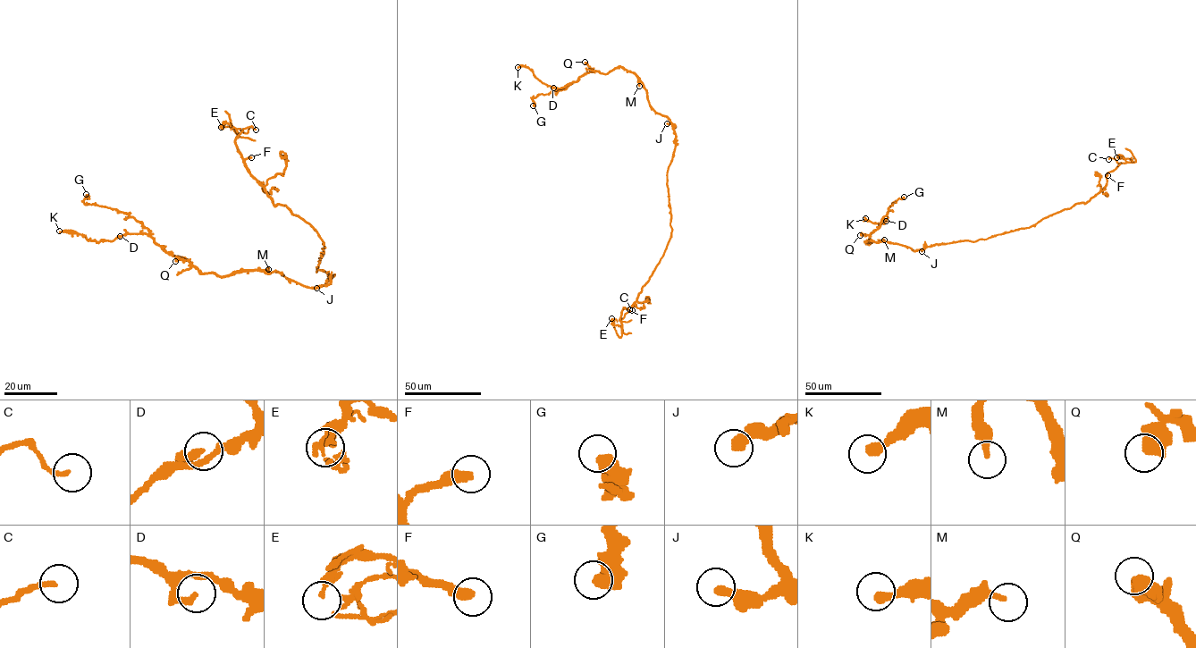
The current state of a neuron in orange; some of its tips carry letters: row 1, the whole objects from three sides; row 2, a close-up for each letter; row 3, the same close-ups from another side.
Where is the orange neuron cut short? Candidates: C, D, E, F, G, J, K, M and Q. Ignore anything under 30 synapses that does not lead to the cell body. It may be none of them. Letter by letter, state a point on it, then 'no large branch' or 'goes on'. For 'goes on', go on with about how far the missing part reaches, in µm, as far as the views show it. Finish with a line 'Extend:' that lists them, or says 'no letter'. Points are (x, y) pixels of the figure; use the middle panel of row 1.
C: (632, 310) | no large branch
D: (553, 88) | no large branch
E: (611, 318) | no large branch
F: (629, 309) | goes on | 15 µm
G: (533, 105) | no large branch
J: (667, 123) | no large branch
K: (517, 67) | goes on | 30 µm
M: (639, 86) | no large branch
Q: (585, 62) | no large branch
Extend: F, K

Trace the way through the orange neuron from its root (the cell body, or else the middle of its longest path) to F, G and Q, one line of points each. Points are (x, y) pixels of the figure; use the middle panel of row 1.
F: (672, 155), (667, 172), (670, 237), (636, 300), (625, 307), (629, 309)
G: (672, 155), (672, 123), (651, 105), (639, 79), (619, 66), (585, 73), (565, 89), (532, 97), (533, 105)
Q: (672, 155), (676, 134), (672, 123), (651, 105), (639, 79), (619, 66), (606, 73), (593, 71), (585, 62)

